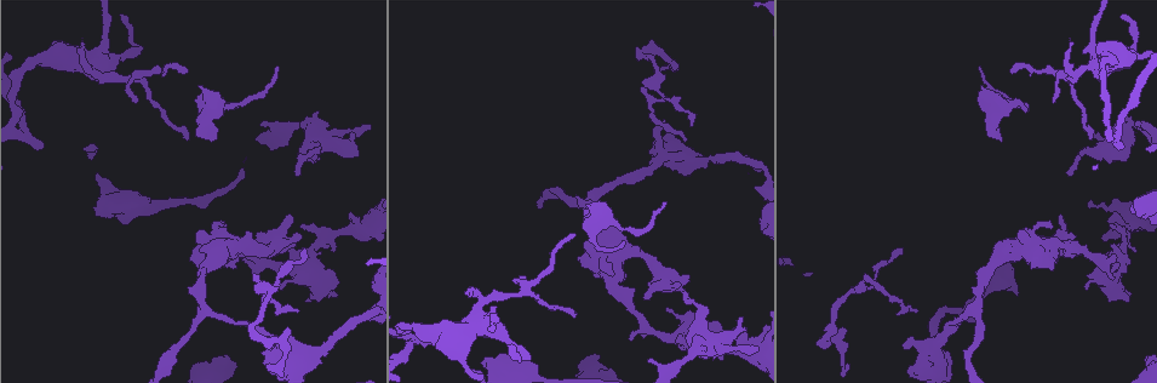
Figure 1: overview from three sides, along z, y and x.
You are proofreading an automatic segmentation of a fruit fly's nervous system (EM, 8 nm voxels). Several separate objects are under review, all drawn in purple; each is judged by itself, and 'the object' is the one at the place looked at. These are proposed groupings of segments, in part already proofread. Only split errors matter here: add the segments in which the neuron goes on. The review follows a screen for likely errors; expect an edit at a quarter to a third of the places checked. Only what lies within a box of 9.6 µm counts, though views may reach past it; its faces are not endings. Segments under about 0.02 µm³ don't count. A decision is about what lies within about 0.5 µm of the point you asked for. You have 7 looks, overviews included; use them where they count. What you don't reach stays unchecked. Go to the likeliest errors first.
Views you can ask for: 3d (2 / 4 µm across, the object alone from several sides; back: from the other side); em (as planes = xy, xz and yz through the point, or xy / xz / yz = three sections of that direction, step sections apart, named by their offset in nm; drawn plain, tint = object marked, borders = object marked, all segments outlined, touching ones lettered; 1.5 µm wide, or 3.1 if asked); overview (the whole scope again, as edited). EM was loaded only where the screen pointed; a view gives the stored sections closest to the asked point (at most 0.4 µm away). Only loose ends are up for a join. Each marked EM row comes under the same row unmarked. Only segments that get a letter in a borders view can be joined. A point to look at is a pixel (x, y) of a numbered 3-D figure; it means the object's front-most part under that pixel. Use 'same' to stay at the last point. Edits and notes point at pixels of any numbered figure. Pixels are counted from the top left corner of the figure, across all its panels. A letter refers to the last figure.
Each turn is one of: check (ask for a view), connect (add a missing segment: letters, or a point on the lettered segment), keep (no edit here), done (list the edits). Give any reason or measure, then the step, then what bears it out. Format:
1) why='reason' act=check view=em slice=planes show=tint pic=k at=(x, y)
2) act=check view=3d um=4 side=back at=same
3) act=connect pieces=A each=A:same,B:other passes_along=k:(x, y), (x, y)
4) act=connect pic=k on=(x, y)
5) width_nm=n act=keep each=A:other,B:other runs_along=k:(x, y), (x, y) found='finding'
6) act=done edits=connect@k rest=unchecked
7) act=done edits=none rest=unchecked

why='an open end' act=check view=em slice=planes show=tint pic=1 at=(198, 135)

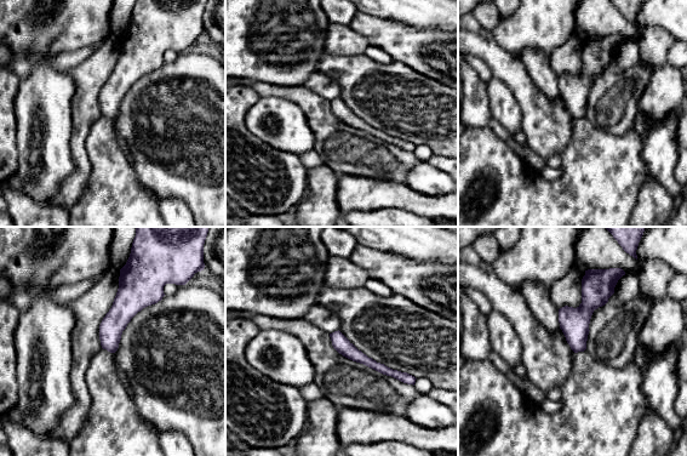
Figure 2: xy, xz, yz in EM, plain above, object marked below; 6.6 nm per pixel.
why='what lies round it' act=check view=em slice=planes show=borders at=same

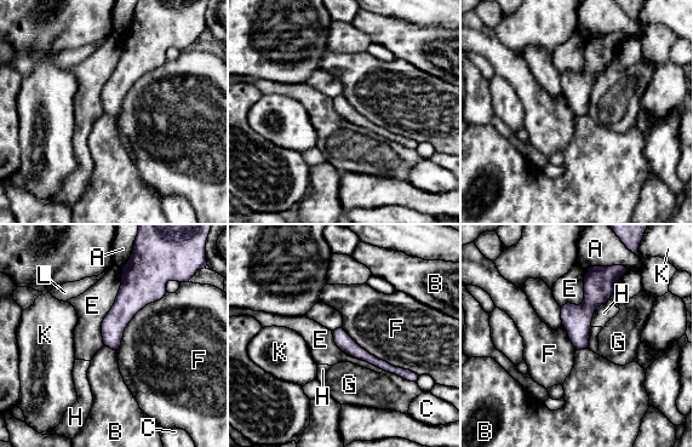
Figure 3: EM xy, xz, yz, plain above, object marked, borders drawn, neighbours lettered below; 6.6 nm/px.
act=keep each=A:other,B:other,C:other,E:other,F:other,G:other,H:other,K:other,L:other runs_along=3:(336, 333), (356, 351), (407, 376) found='none of them fits'

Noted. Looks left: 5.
why='free end' act=check view=em slice=planes show=tint pic=1 at=(269, 364)

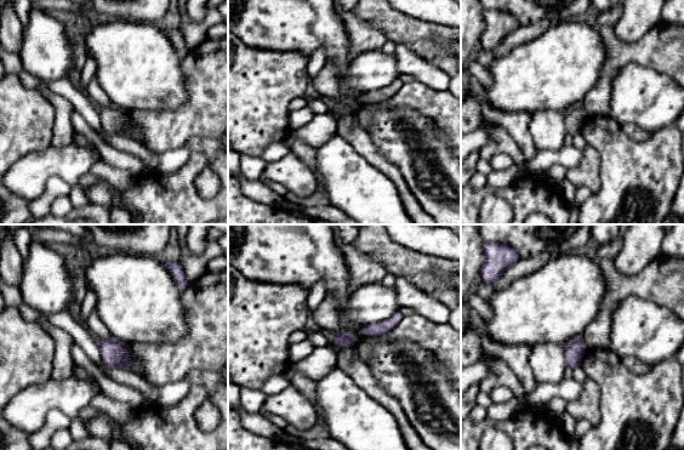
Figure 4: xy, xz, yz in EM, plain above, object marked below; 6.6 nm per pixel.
why='see the neighbours' act=check view=em slice=planes show=borders at=same

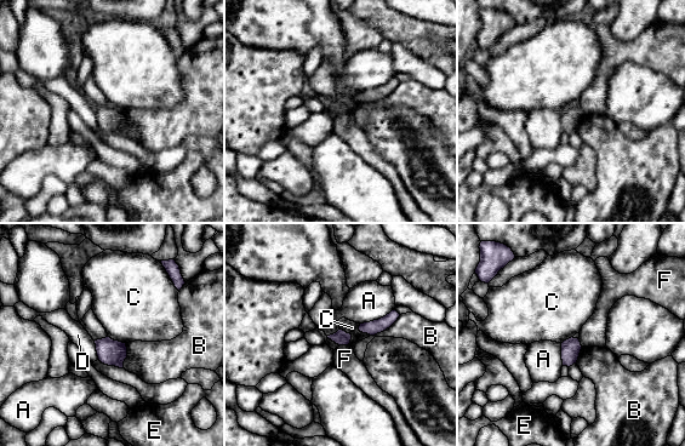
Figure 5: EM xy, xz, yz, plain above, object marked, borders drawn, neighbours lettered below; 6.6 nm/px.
act=keep each=A:other,B:other,C:other,D:other,E:other,F:other border=5:(340, 327), (350, 335), (350, 343) found='none of them fits'

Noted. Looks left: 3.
why='branch stops here' act=check view=3d um=2 pic=1 at=(302, 247)

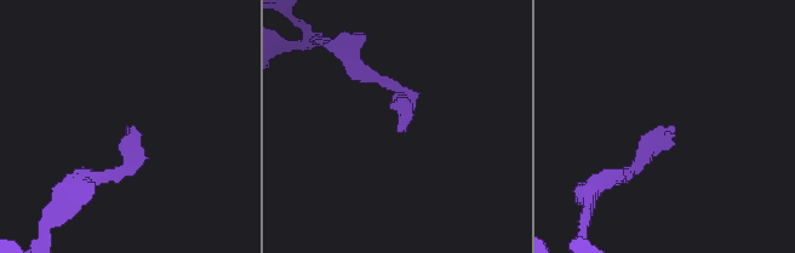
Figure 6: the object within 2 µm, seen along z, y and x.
why='shape alone is not enough' act=check view=em slice=xz step=8 show=borders pic=6 at=(400, 131)

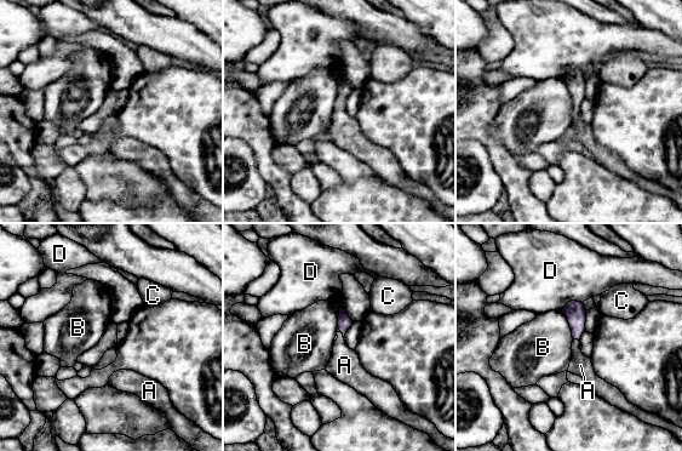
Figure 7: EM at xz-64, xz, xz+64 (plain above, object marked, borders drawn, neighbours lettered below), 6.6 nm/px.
longest_contact=B:200nm act=connect pieces=A each=A:same,B:other,C:other,D:other passes_along=7:(344, 323), (342, 332), (344, 365) found='the neuron continues'

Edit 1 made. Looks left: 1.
act=done edits=connect@7 rest=unchecked

